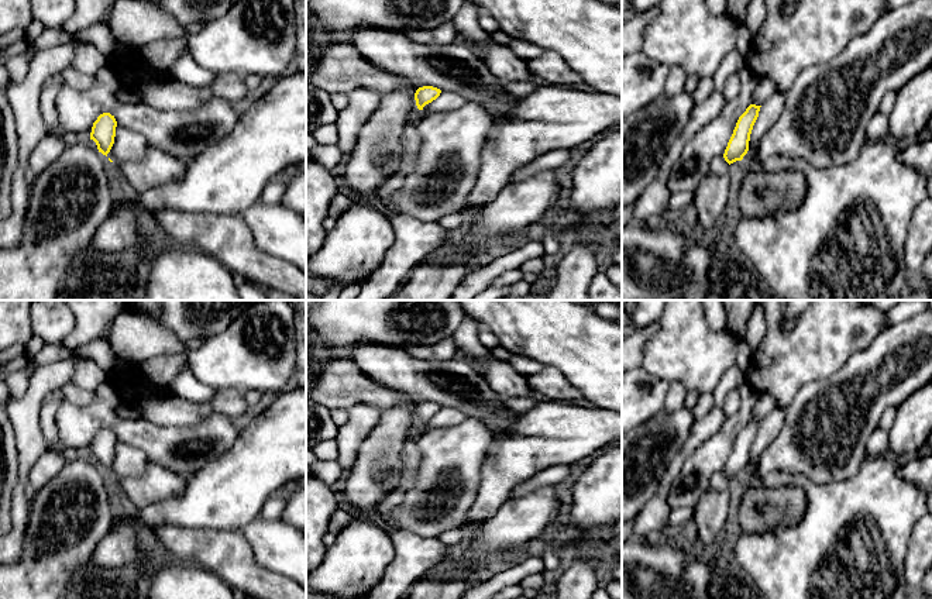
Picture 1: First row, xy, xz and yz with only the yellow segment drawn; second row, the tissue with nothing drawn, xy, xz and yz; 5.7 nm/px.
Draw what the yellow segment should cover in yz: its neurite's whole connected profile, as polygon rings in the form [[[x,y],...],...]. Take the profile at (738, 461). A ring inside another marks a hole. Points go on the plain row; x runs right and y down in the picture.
[[[750,420],[746,427],[739,433],[733,450],[728,458],[723,474],[730,481],[742,476],[749,467],[749,457],[753,441],[759,433],[761,421]]]

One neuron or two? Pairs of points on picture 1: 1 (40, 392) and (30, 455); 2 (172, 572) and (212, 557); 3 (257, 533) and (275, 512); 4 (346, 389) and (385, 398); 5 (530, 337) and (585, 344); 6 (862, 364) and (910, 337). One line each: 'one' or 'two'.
1: one
2: two
3: two
4: one
5: one
6: one

